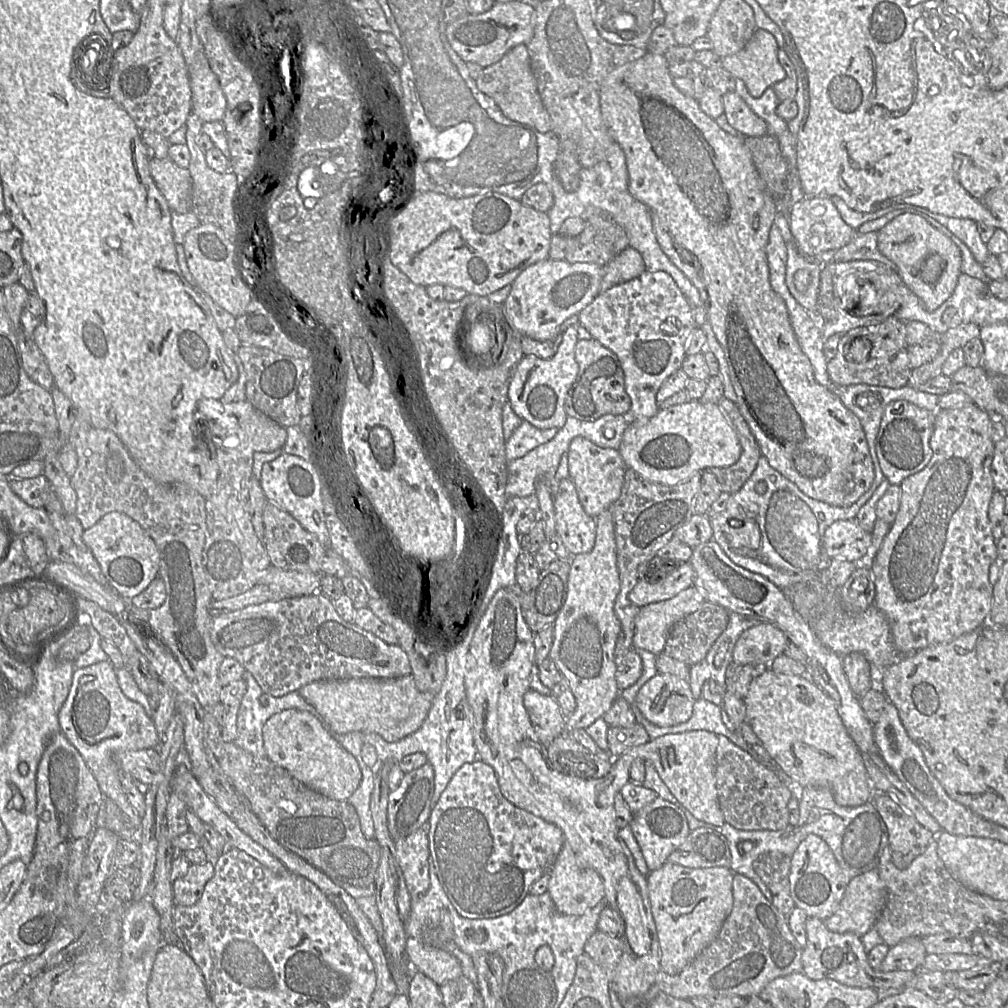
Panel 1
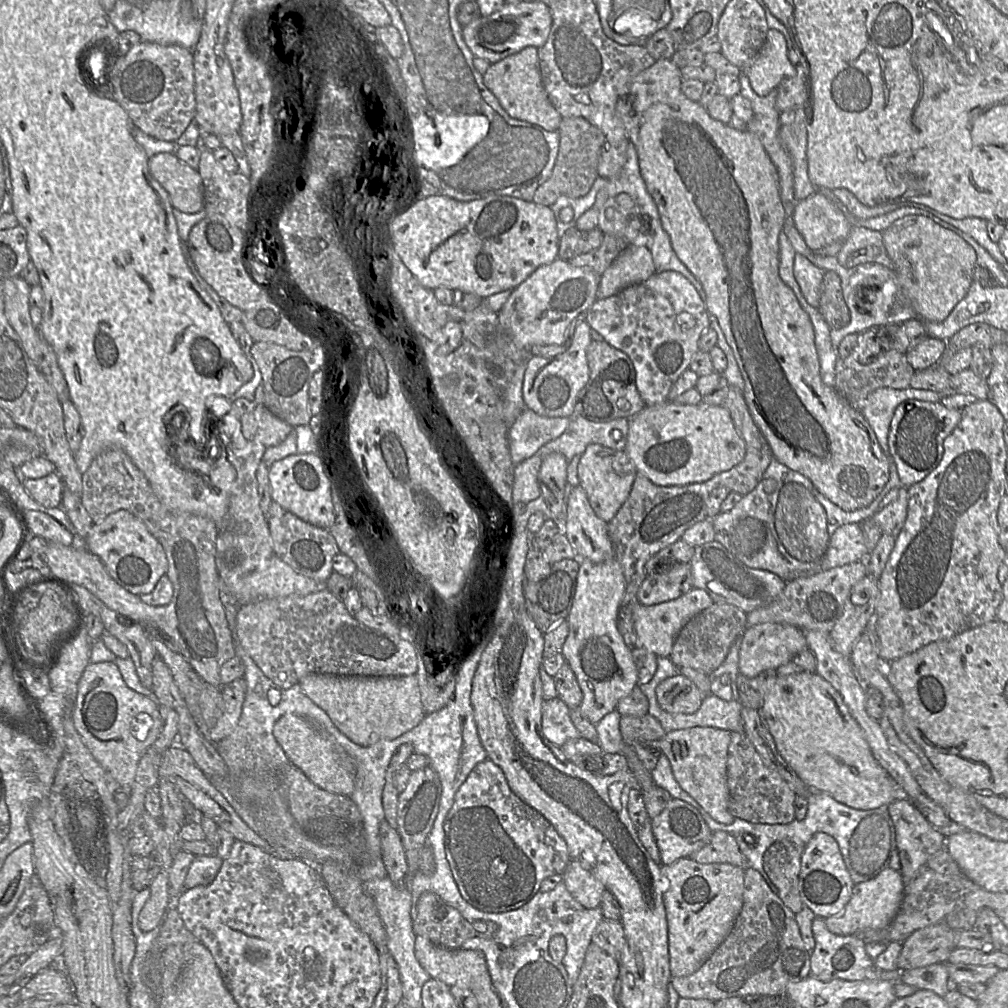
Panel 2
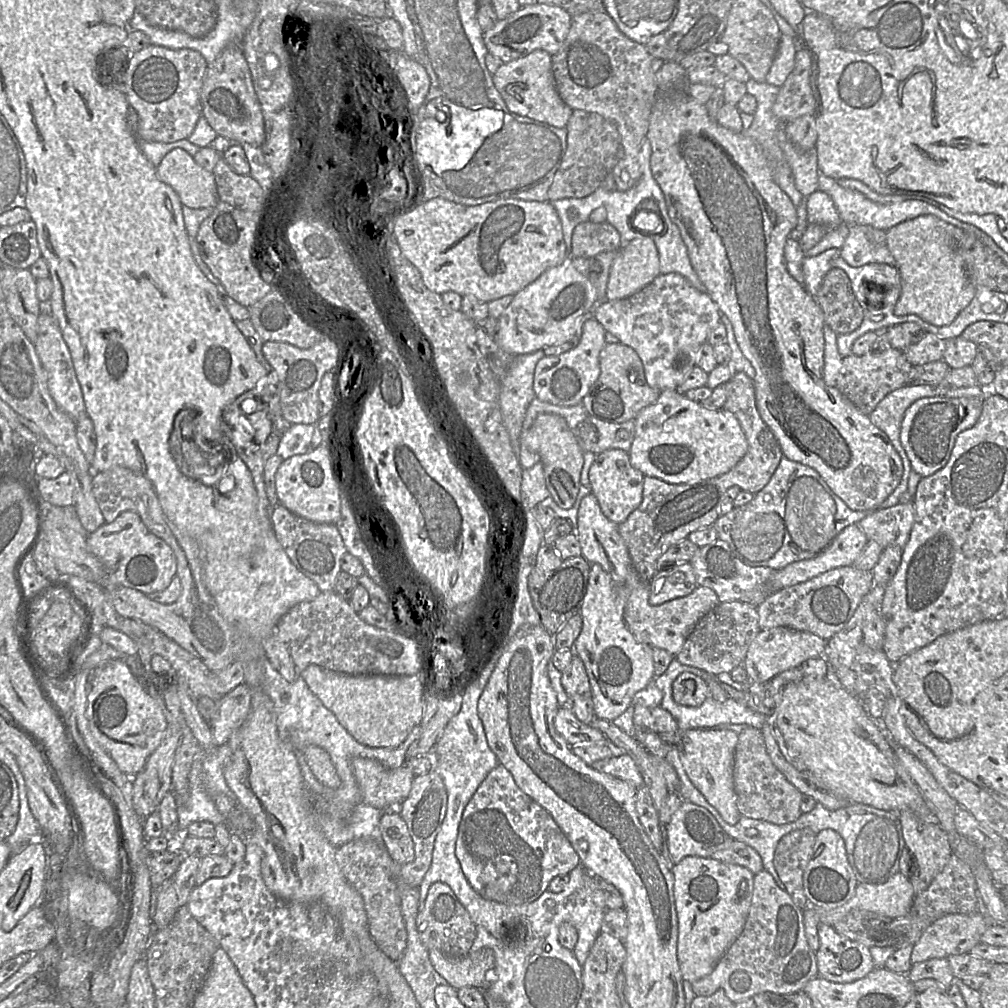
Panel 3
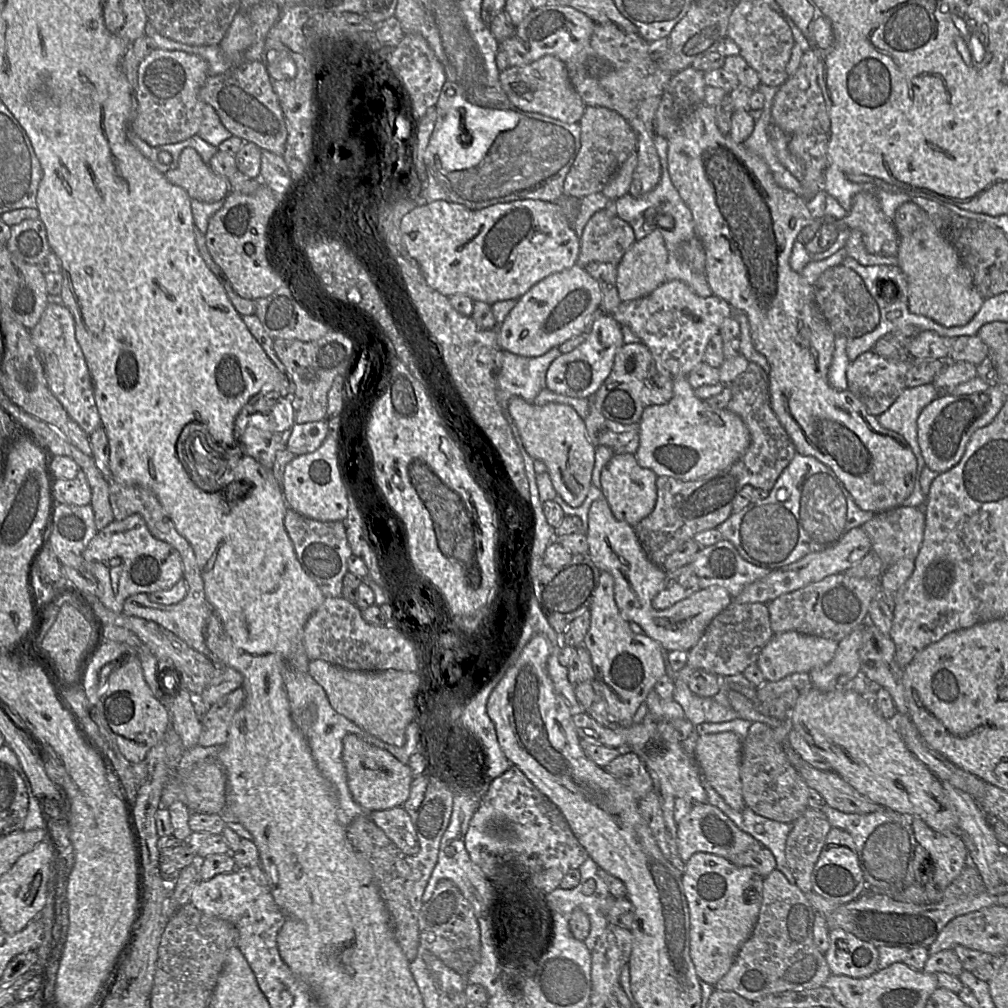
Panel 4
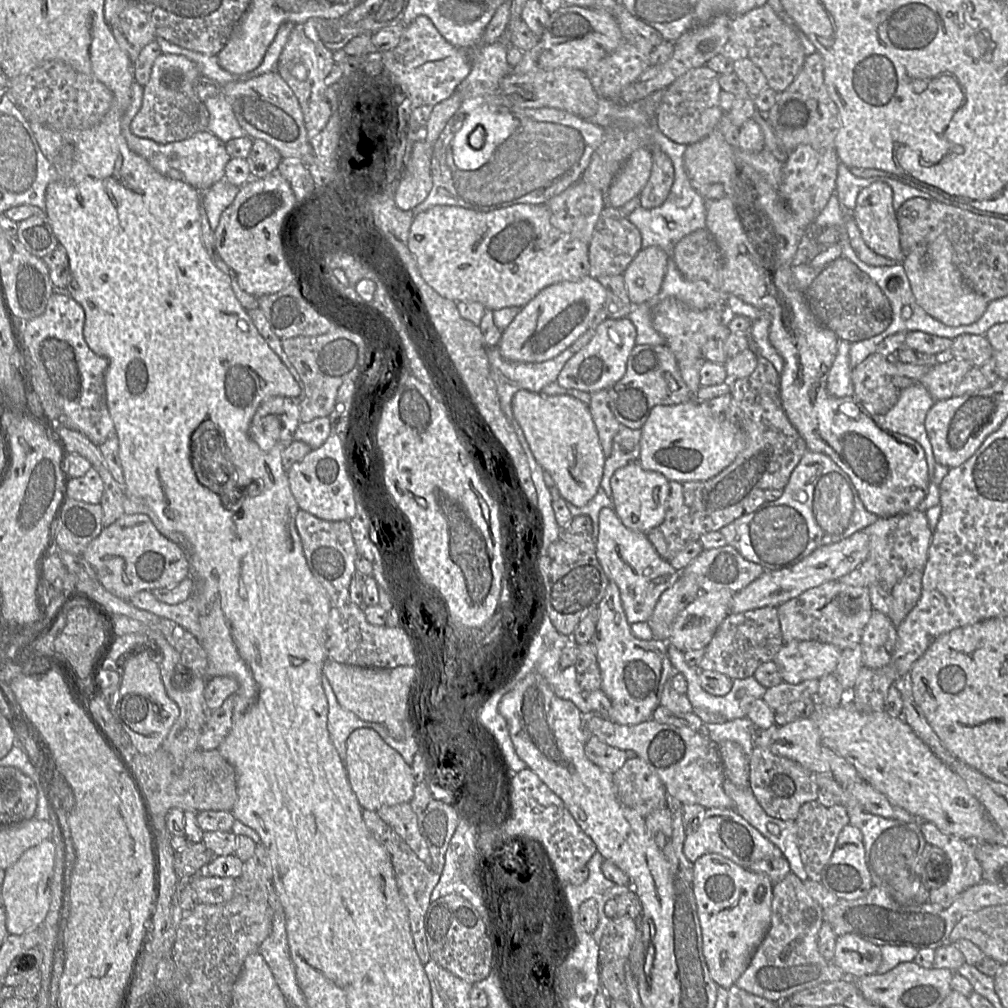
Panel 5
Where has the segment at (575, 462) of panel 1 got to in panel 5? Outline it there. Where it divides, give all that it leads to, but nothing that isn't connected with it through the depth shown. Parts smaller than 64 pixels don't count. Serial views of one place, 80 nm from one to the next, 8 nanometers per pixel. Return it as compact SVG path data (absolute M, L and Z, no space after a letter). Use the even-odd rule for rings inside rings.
M638 462L617 469L610 478L613 511L630 530L647 534L665 518L670 495L670 482L662 474L644 470Z

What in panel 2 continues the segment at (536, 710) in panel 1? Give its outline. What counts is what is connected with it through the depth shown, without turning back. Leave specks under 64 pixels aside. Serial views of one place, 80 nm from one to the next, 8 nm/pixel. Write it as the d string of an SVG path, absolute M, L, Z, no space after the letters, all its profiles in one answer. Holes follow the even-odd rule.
M560 698L545 699L542 704L542 732L557 746L581 737L572 722L570 708Z

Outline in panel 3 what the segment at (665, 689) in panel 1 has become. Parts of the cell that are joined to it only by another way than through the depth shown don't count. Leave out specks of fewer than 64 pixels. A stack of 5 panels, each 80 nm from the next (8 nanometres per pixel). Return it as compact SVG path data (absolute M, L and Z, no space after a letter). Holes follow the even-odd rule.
M681 673L672 684L672 697L680 705L700 706L709 695L707 682L694 673Z

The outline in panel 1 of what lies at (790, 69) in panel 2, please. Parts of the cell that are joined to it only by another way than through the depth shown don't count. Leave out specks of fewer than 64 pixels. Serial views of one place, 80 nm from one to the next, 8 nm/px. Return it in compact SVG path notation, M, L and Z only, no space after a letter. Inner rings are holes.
M758 28L739 52L721 58L721 66L742 79L753 97L786 78L778 57L778 44L768 31Z

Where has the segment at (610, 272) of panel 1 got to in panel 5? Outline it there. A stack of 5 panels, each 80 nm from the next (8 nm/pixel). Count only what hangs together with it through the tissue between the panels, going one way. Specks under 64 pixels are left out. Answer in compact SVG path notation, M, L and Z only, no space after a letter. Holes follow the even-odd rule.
M657 246L642 248L628 265L623 278L630 301L639 305L655 297L661 289L668 255Z

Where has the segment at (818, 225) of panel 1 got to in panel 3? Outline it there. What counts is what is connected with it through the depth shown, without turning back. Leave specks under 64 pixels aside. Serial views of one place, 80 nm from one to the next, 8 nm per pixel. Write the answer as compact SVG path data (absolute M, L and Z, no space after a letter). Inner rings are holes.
M818 190L807 196L804 207L807 224L818 224L833 229L843 223L833 200L825 192Z

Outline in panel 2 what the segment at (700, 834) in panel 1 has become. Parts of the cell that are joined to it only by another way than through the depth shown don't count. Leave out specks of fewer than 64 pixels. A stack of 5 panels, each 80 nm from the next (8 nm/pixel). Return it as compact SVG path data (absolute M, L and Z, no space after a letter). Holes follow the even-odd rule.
M713 831L709 843L691 854L689 858L702 864L727 863L744 870L749 868L735 837L724 831Z

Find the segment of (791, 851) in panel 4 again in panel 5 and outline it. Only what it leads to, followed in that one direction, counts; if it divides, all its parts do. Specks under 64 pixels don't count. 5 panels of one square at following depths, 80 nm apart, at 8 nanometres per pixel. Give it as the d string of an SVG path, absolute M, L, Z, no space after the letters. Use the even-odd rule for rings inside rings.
M816 800L810 801L801 806L795 822L797 845L808 879L819 881L823 868L834 852L839 833L849 824L847 809L841 804L825 807Z

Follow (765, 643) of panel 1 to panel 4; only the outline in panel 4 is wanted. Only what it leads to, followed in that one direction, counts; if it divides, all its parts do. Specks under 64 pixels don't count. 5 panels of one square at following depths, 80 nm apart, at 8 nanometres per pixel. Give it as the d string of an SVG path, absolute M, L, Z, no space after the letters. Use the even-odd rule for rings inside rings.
M795 631L776 633L761 650L755 664L766 681L777 681L792 673L809 673L829 664L834 658L837 646L836 641Z

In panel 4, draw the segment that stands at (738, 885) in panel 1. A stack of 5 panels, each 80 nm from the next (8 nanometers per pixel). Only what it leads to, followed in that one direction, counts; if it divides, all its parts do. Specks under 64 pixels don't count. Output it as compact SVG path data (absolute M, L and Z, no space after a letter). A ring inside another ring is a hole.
M772 871L764 878L762 904L753 933L741 947L727 974L713 986L714 989L735 992L753 1002L771 994L814 989L824 985L832 973L824 954L814 942L813 927L817 913L797 885L790 883L781 871Z

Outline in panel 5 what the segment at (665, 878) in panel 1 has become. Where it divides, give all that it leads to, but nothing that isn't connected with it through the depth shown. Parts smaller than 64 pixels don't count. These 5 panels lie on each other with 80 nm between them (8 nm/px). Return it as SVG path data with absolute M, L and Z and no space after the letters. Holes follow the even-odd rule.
M716 853L702 855L693 865L692 890L701 926L703 954L712 979L729 990L745 972L769 930L774 884L766 875L745 869Z

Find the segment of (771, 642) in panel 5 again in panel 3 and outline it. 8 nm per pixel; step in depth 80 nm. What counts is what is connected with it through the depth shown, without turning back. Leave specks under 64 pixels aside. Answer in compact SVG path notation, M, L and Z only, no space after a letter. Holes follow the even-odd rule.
M741 601L719 603L695 625L676 660L718 675L743 665L748 648L762 629L757 607Z

